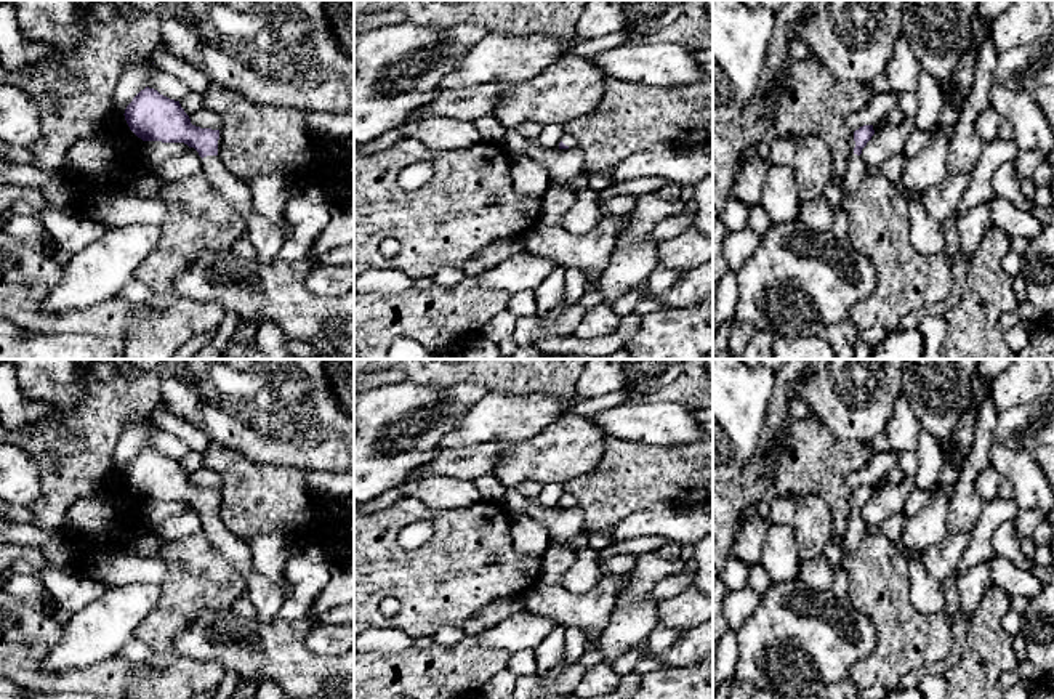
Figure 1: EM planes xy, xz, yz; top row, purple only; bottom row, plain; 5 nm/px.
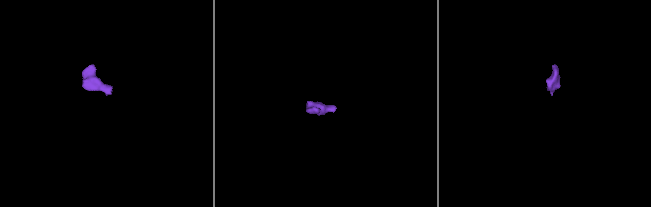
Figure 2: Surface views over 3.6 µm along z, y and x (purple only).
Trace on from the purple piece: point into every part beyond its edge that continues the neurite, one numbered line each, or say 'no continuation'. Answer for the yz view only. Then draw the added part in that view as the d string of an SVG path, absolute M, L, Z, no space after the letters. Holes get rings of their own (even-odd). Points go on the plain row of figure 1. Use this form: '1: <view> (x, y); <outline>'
1: yz (857, 529); M854 513L849 519L846 534L841 539L843 555L846 556L854 553L868 534L868 524L862 519L860 515Z

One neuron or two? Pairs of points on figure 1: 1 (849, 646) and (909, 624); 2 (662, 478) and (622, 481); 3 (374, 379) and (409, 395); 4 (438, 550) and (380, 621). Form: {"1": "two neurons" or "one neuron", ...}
{"1": "two neurons", "2": "one neuron", "3": "two neurons", "4": "one neuron"}

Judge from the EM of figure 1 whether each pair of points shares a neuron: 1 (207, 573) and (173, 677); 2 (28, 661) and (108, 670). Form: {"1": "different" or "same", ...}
{"1": "same", "2": "same"}

